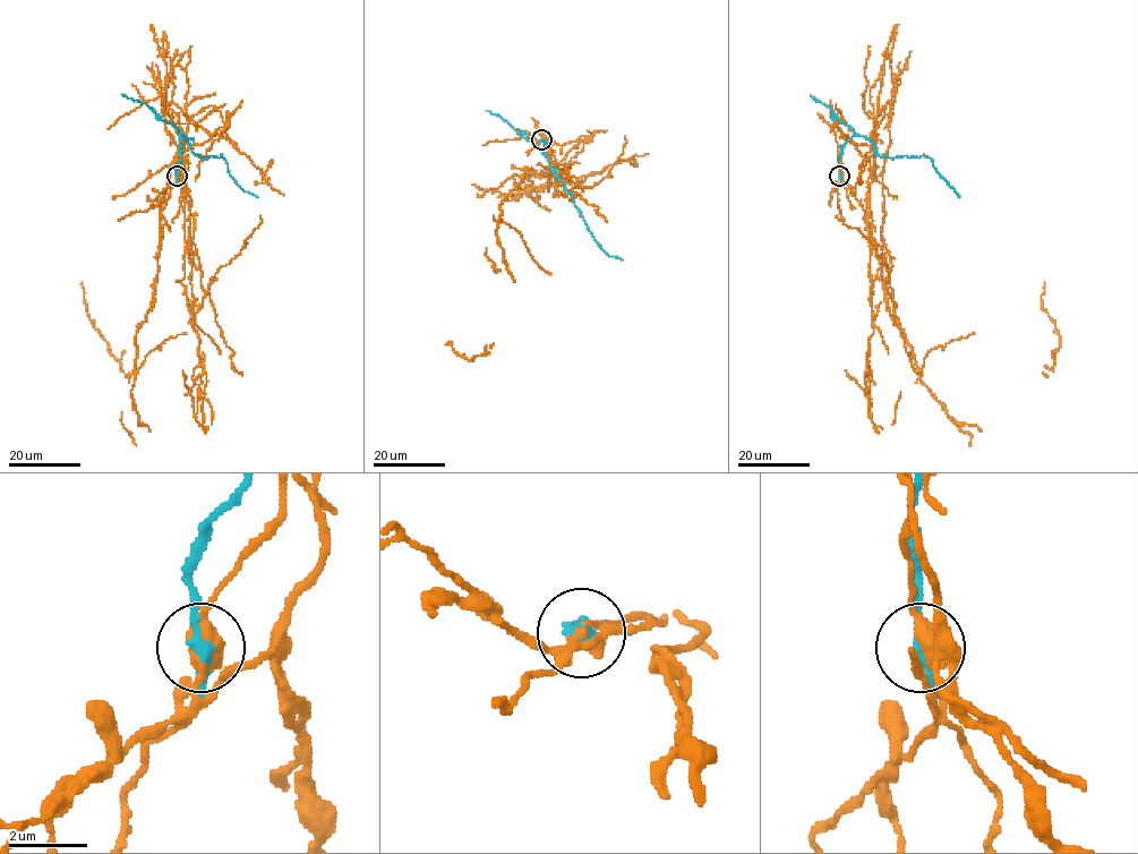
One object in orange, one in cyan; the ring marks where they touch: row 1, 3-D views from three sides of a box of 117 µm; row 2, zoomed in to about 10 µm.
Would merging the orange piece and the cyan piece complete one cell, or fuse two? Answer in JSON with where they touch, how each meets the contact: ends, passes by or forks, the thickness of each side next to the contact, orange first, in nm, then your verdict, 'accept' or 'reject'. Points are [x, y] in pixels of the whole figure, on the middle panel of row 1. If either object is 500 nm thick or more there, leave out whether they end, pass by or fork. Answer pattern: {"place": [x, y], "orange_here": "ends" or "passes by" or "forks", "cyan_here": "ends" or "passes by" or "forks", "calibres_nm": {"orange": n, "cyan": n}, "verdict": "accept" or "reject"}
{"place": [541, 139], "orange_here": "passes by", "cyan_here": "ends", "calibres_nm": {"orange": 400, "cyan": 400}, "verdict": "reject"}

